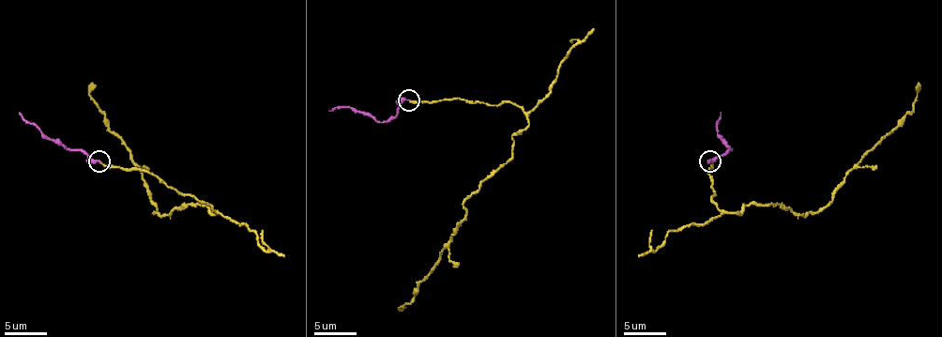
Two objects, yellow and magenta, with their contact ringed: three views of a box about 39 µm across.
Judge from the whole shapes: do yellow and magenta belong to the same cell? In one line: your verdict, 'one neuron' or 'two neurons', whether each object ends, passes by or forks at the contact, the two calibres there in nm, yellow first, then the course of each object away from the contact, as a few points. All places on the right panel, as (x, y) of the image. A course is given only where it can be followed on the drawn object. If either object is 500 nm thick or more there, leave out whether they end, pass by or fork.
two neurons | yellow ends | magenta ends | 180/320 nm | yellow via (709, 162), (711, 201), (720, 209), (738, 213), (760, 203), (817, 213), (913, 110), (919, 82) | magenta via (709, 160), (733, 150), (718, 132), (720, 112)

